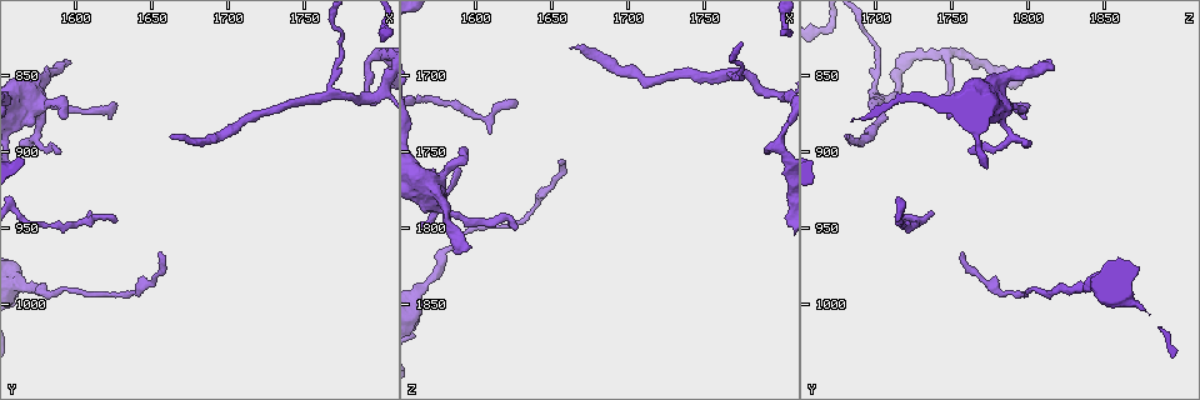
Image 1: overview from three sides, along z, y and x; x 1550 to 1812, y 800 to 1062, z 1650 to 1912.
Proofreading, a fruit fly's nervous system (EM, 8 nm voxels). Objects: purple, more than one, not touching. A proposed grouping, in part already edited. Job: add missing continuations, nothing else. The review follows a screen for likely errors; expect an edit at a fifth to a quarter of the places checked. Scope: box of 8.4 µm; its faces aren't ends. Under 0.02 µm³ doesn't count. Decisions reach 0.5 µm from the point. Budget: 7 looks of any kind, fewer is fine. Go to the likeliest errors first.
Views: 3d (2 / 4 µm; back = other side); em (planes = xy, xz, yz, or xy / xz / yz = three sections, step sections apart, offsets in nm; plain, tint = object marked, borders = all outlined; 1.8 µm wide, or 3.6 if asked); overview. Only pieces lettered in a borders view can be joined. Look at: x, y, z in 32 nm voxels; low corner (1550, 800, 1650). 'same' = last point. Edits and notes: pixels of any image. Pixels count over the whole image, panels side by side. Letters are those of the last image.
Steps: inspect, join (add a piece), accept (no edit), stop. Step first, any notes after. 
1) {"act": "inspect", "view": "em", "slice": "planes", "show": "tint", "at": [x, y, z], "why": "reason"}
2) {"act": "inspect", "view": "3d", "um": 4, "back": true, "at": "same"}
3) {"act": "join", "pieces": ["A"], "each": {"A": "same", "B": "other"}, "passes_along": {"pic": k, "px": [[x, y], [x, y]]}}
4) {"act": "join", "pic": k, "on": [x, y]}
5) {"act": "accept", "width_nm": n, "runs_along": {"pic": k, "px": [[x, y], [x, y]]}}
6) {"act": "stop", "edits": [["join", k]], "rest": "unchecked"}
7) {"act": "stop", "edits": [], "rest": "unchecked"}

{"act": "inspect", "view": "em", "slice": "yz", "step": 16, "show": "tint", "at": [1664, 890, 1682], "why": "long arm stops here"}

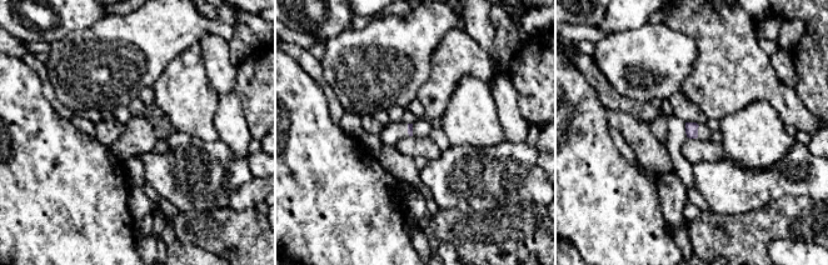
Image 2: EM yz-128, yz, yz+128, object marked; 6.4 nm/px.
{"act": "inspect", "view": "em", "slice": "planes", "show": "borders", "at": "same", "why": "another direction"}

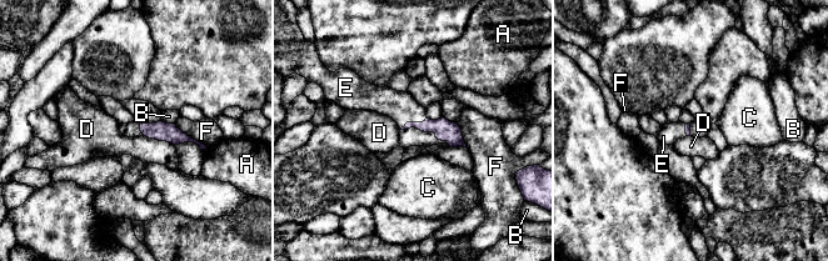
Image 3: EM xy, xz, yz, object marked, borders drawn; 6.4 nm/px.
{"act": "join", "pieces": ["E"], "each": {"A": "other", "B": "other", "C": "other", "D": "other", "E": "same", "F": "other"}, "passes_along": {"pic": 3, "px": [[444, 130], [413, 123], [400, 106]]}, "found": "it goes on there"}

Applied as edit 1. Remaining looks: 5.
{"act": "inspect", "view": "em", "slice": "planes", "show": "borders", "at": [1592, 840, 1814]}

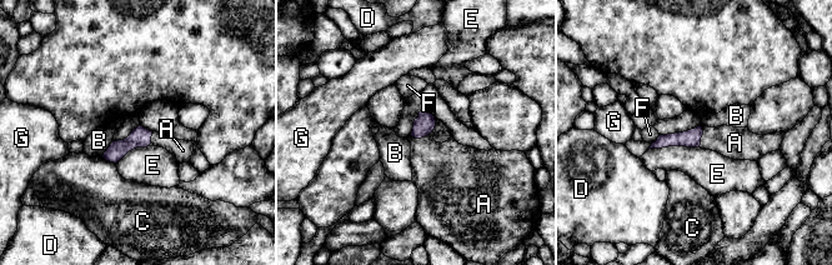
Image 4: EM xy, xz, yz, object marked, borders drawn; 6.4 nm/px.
{"act": "join", "pieces": ["A"], "width_nm": 110, "each": {"A": "same", "B": "other", "C": "other", "D": "other", "E": "other", "F": "other", "G": "other"}, "passes_along": {"pic": 4, "px": [[424, 125], [421, 136], [439, 170]]}, "found": "the neuron continues"}

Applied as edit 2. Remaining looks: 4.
{"act": "inspect", "view": "3d", "um": 4, "back": true, "at": [1594, 876, 1750], "why": "branch stops here"}

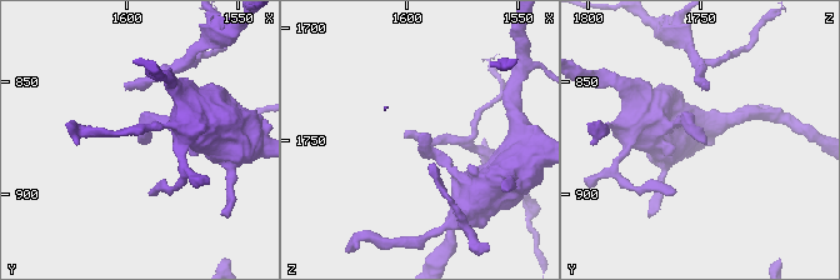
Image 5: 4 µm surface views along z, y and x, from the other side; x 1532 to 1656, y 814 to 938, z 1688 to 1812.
{"act": "inspect", "view": "em", "slice": "planes", "show": "borders", "at": [1595, 877, 1749]}

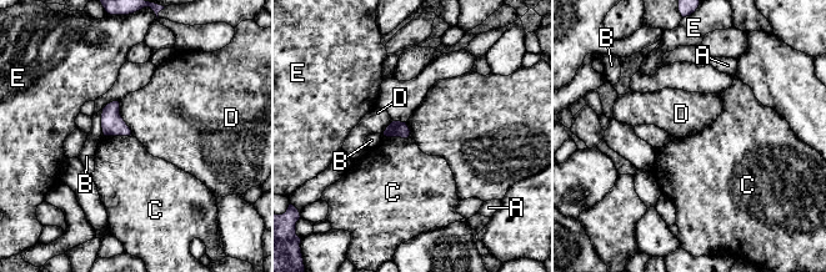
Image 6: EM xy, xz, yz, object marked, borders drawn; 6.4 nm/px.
{"act": "accept", "each": {"A": "other", "B": "other", "C": "other", "D": "other", "E": "other"}, "found": "no lettered piece goes on from it"}

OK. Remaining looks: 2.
{"act": "stop", "edits": [["join", 3], ["join", 4]], "rest": "unchecked"}

